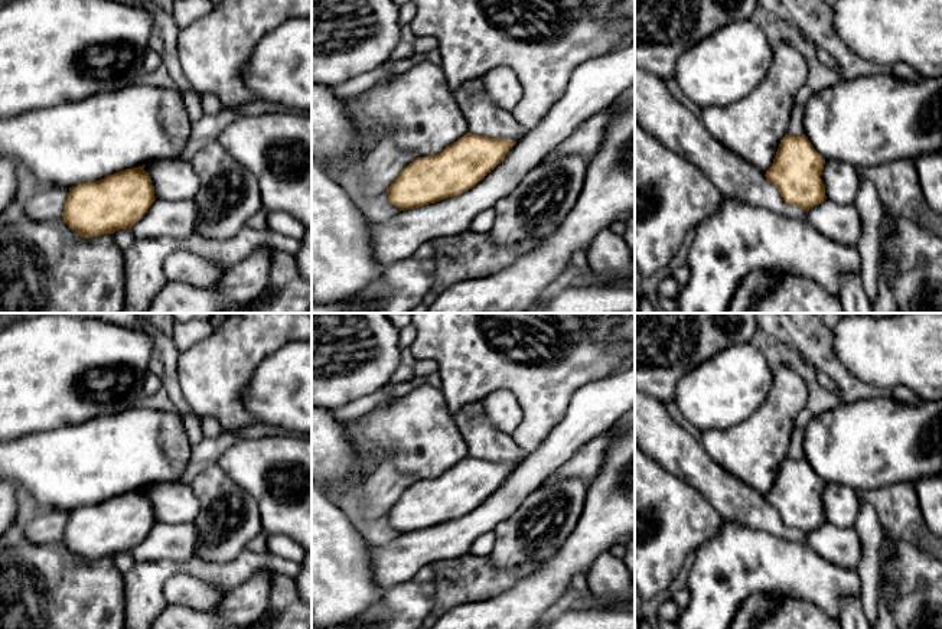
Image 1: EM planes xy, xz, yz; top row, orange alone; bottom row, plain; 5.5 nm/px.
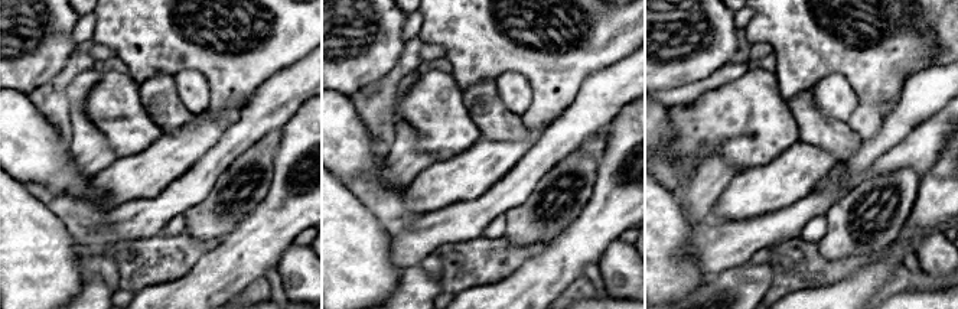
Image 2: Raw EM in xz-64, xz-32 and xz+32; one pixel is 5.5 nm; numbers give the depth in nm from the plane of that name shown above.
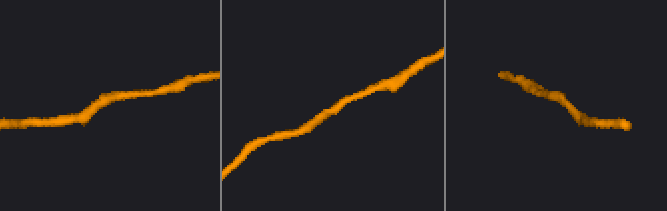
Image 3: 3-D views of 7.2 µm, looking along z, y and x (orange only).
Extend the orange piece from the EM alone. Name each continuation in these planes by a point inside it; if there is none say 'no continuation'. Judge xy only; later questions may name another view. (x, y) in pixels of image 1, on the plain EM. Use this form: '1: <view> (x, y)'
no continuation

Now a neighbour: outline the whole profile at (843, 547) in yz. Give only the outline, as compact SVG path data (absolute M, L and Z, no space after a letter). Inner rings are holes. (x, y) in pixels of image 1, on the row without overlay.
M825 522L806 535L806 544L819 557L845 568L857 570L863 548L855 528L838 528Z

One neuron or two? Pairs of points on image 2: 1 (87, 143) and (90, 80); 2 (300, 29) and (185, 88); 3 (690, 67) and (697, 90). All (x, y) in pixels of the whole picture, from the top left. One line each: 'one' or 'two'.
1: one
2: two
3: two

